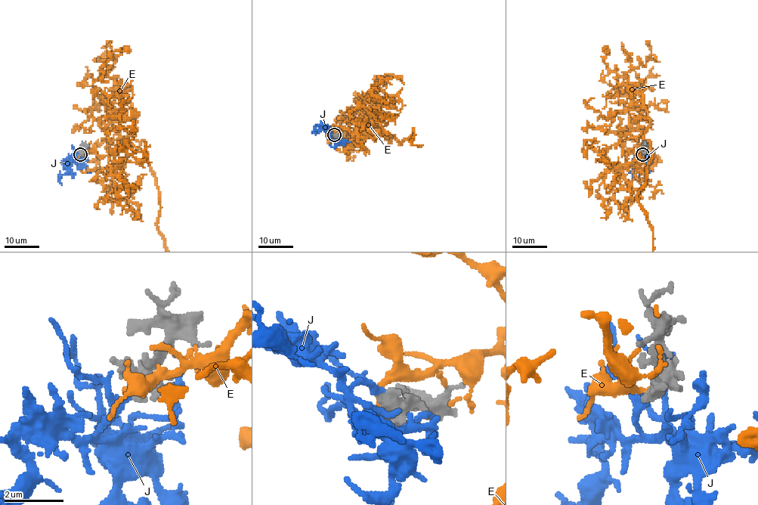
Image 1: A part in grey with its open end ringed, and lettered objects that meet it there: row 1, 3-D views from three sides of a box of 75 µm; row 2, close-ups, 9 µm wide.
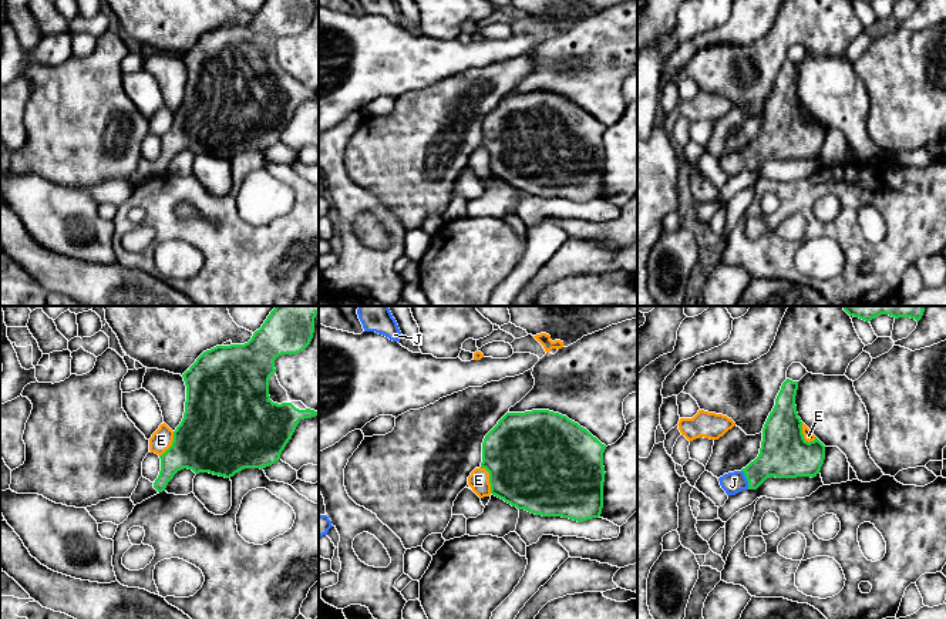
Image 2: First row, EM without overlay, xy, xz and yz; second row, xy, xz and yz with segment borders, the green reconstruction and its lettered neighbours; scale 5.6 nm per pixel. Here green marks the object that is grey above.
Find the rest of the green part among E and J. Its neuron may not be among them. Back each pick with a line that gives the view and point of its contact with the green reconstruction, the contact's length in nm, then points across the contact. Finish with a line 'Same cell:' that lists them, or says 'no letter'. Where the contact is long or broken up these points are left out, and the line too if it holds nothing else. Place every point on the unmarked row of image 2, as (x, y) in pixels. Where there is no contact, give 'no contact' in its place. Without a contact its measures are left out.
J: meets green in yz at (747, 161); contact 120 nm long; runs through yz (783, 135), (747, 161), (733, 164)
Same cell: J

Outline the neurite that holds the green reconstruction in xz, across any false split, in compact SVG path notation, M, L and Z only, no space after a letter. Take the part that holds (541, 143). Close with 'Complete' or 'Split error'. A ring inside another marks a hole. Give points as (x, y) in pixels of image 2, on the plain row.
M506 94L484 120L481 149L489 154L491 175L512 188L583 203L602 195L605 131L586 110L559 94Z. Complete

